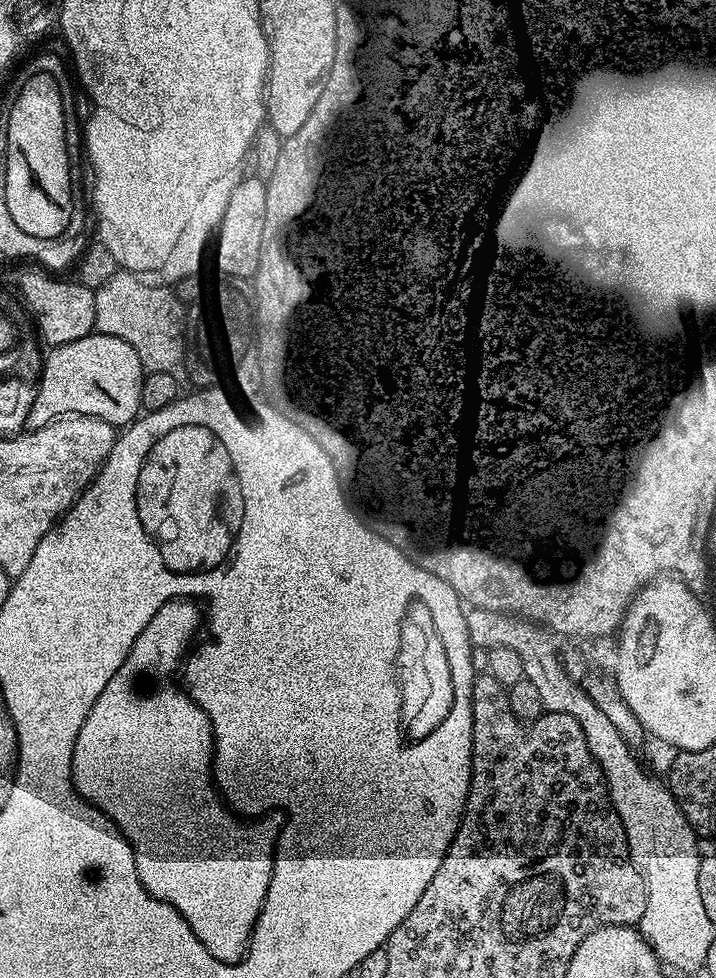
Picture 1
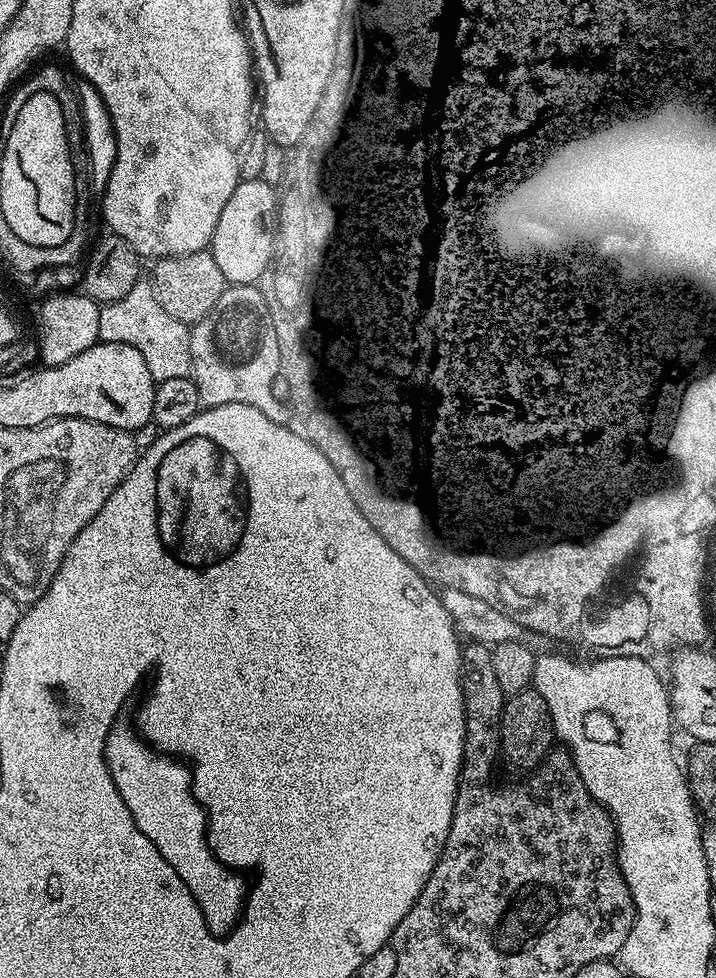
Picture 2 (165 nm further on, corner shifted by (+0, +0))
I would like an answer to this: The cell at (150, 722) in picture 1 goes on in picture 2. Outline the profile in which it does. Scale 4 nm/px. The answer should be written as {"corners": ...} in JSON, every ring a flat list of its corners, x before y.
{"corners":[[113,727,104,743,104,760,108,764,110,778,114,778,114,786,118,786,118,794,122,794,122,802,126,802,126,810,134,818,138,830,158,846,158,854,174,866,178,878,186,882,190,894,198,902,204,915,204,923,216,936,225,937,236,926,244,910,246,899,246,883,239,871,230,868,212,853,208,845,208,830,206,827,206,813,204,808,196,801,192,792,192,770,183,759,175,756,165,756,157,752,151,744,145,742,135,731,128,728]]}

